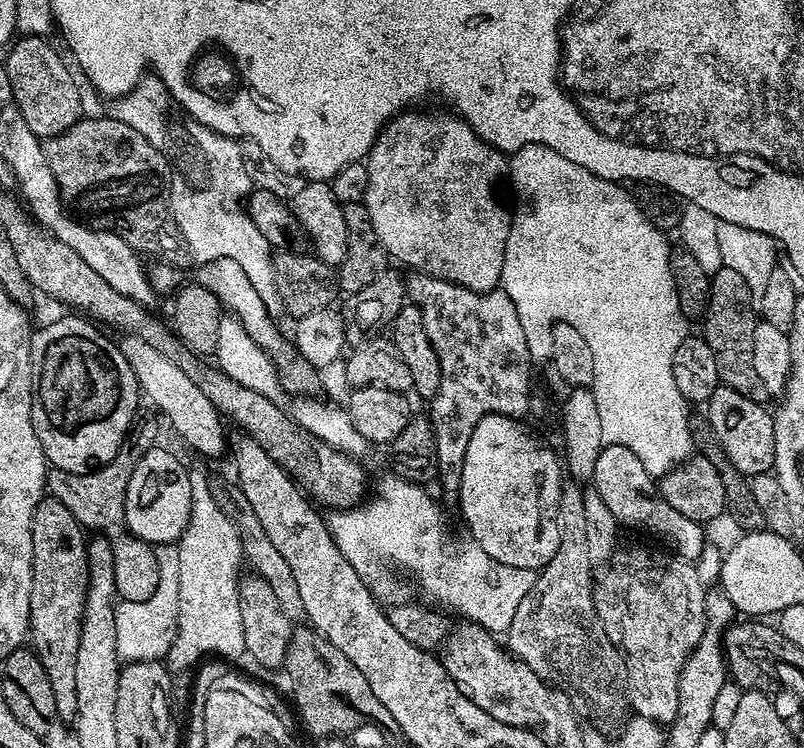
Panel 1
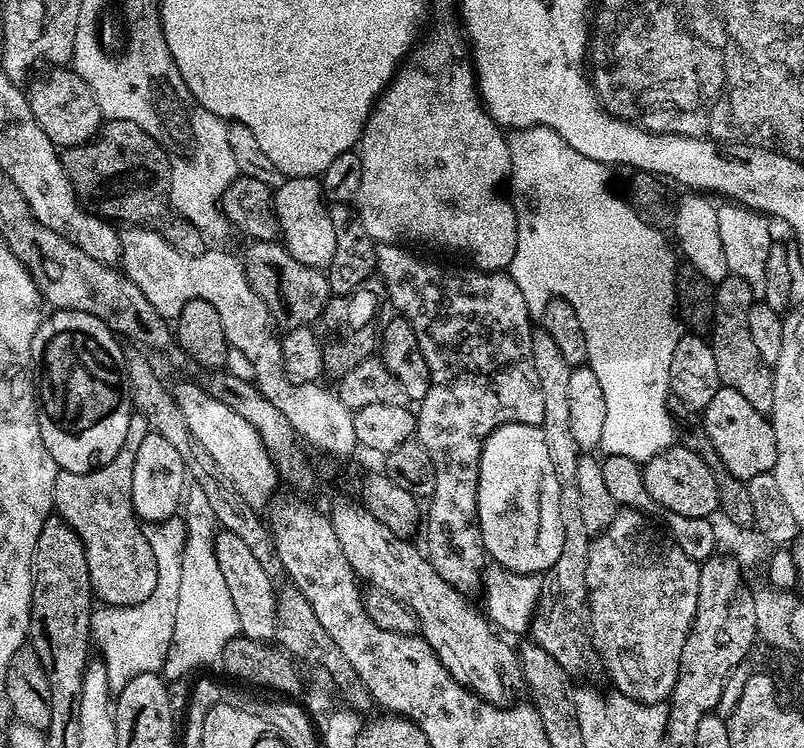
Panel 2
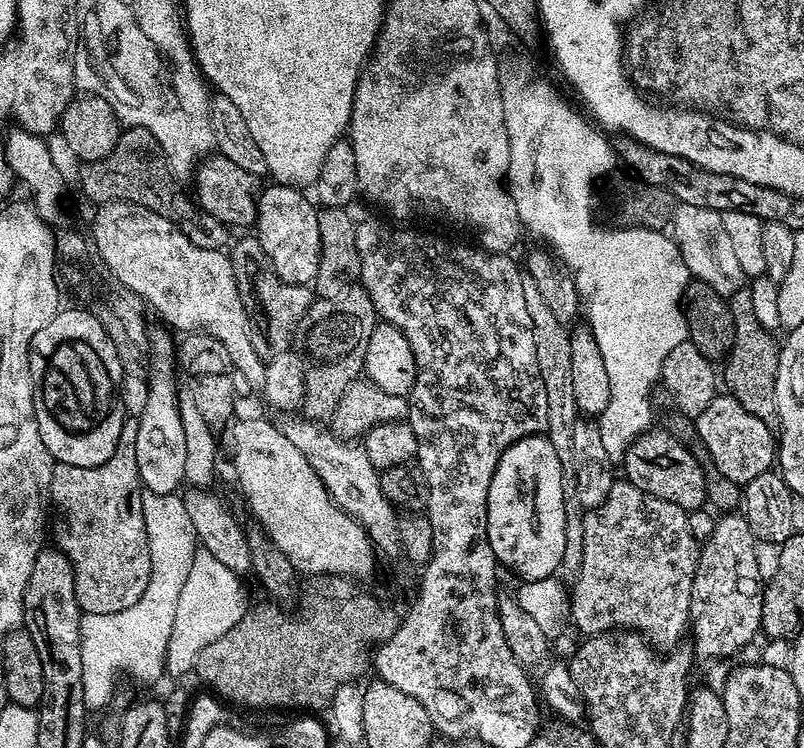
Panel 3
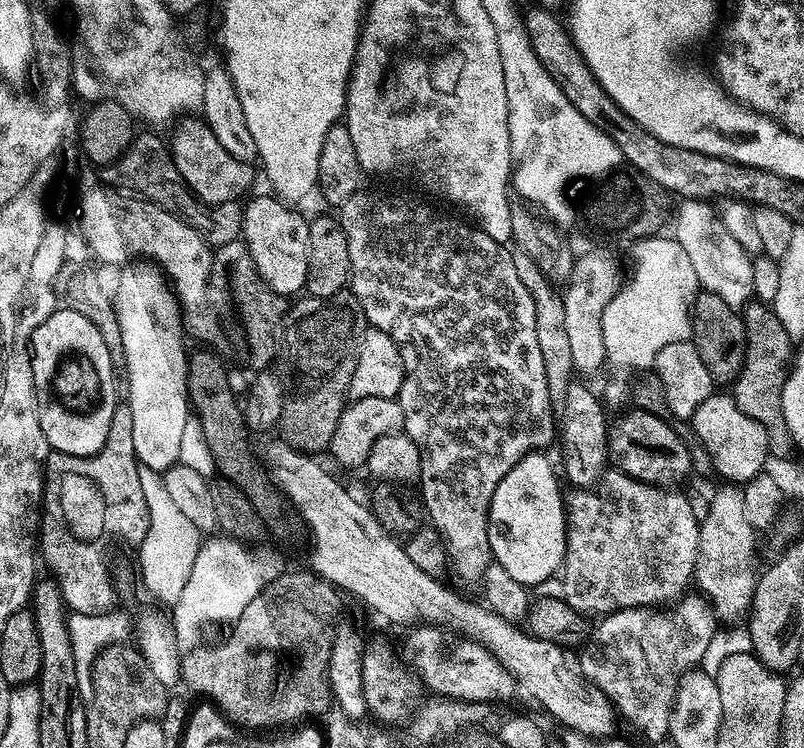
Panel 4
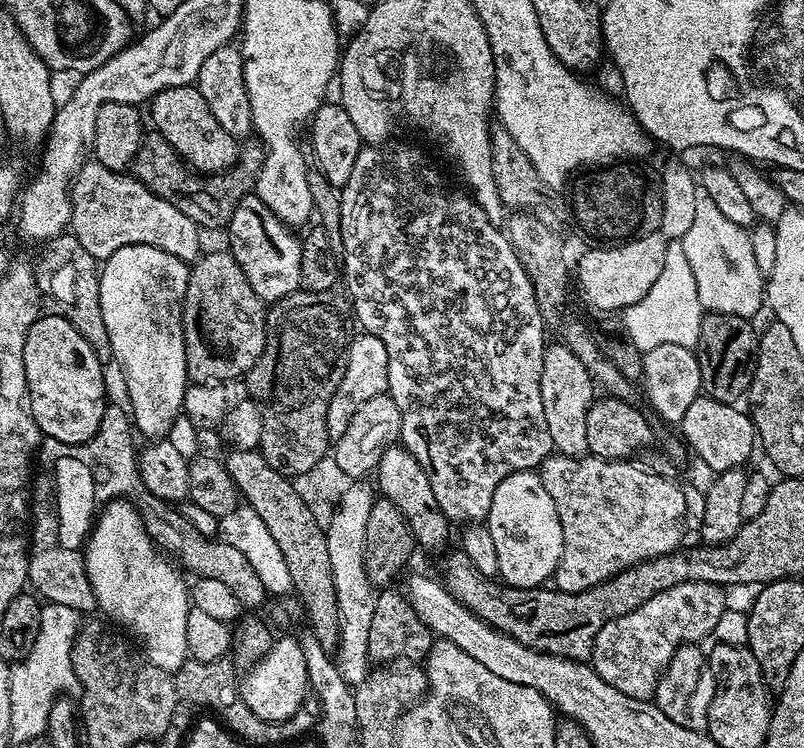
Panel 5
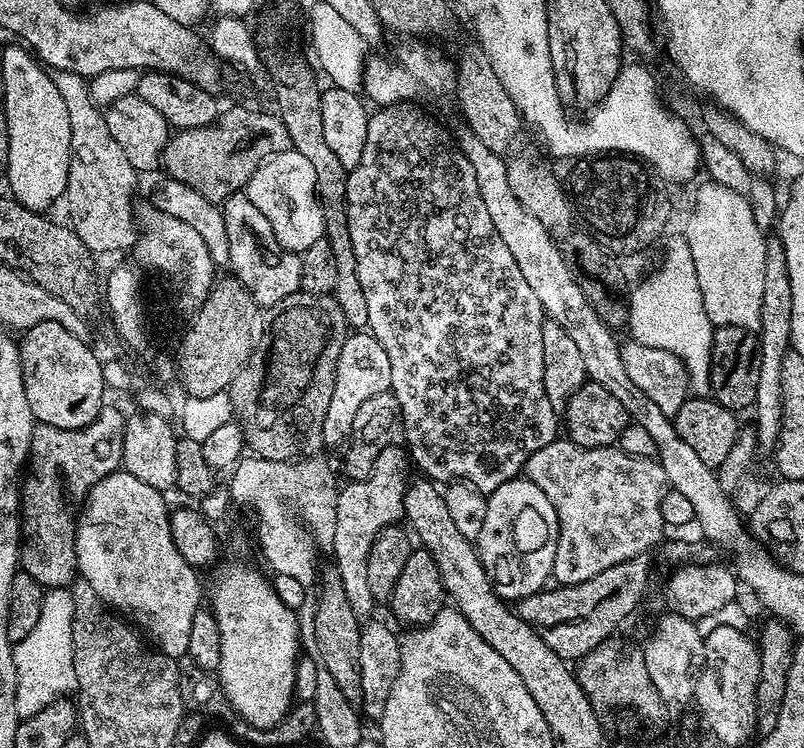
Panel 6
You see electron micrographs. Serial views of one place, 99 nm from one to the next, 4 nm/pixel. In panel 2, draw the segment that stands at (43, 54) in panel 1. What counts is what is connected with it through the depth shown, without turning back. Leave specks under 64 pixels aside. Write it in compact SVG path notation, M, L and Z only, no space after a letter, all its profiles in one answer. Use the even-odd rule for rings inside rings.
M60 66L48 70L44 81L28 96L28 105L42 130L46 130L46 138L56 145L57 149L73 148L86 144L99 133L102 127L100 107L90 86L75 70Z

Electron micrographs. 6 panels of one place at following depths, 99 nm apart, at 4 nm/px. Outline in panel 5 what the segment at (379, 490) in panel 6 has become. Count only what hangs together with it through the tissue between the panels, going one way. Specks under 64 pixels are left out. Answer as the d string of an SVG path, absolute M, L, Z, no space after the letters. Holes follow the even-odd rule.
M355 482L346 493L339 496L336 513L326 520L330 570L334 570L334 590L338 594L340 619L340 641L334 653L334 668L339 673L339 679L349 686L360 684L368 677L370 671L370 622L374 618L374 606L378 595L364 569L366 521L370 519L374 499L374 492L372 493L364 484L367 483Z

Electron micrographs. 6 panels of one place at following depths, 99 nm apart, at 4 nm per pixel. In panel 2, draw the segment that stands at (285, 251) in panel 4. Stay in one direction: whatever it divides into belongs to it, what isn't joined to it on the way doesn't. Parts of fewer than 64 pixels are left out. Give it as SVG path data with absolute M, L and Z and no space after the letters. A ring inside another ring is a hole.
M290 176L274 192L276 220L280 224L279 239L284 248L298 262L311 268L327 269L334 258L334 222L330 222L329 205L326 203L323 183L315 176Z

